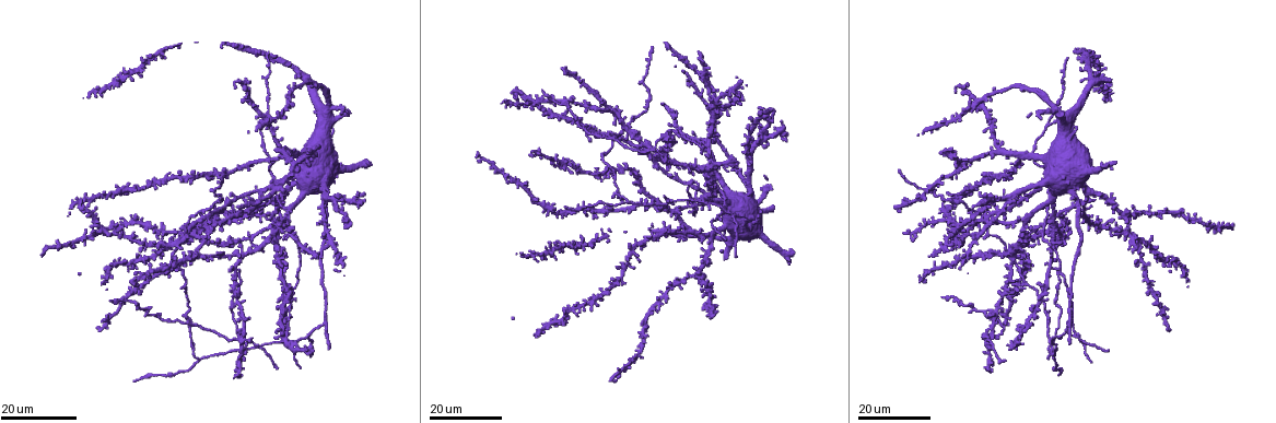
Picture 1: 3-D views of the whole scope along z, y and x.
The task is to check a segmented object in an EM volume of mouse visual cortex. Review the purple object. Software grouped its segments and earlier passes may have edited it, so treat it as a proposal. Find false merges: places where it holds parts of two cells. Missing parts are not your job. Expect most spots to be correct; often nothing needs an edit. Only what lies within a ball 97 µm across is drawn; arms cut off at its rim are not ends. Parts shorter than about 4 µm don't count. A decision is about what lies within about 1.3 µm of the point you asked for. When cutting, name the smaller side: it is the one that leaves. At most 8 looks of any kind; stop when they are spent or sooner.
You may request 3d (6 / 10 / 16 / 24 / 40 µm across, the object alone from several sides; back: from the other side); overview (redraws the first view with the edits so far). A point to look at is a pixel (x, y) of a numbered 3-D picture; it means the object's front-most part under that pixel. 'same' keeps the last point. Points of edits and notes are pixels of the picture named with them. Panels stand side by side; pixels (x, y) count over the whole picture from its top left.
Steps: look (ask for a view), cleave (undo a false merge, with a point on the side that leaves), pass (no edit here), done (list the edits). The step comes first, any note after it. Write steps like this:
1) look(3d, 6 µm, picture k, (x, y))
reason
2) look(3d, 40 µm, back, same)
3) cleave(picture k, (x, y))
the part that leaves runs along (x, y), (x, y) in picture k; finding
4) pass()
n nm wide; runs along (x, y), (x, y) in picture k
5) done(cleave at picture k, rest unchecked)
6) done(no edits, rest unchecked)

look(3d, 16 µm, picture 1, (242, 341))
three-way junction

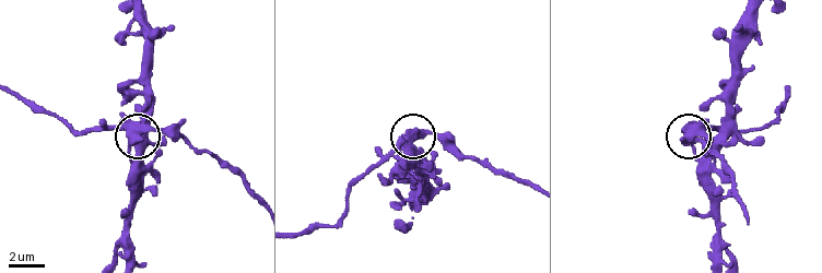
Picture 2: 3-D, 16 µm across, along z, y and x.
look(3d, 10 µm, picture 2, (140, 129))

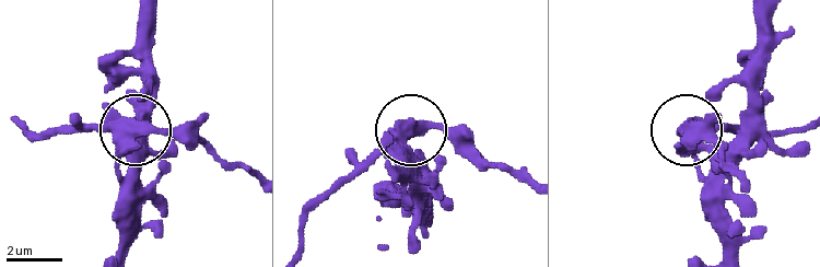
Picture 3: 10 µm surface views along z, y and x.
pass()
3 arms; all the same cell

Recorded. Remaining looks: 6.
look(3d, 24 µm, picture 1, (283, 207))

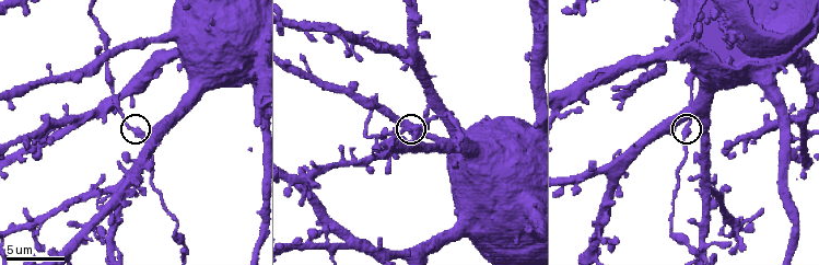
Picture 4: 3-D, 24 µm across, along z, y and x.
look(3d, 10 µm, picture 4, (685, 135))

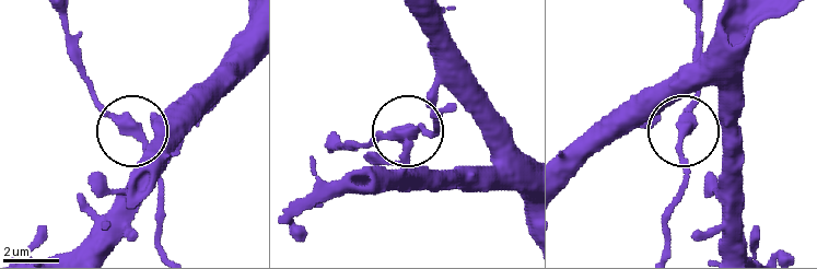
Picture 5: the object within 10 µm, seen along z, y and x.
pass()
3 arms; all the same cell

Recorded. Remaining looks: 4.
look(3d, 16 µm, picture 1, (307, 336))
branch point

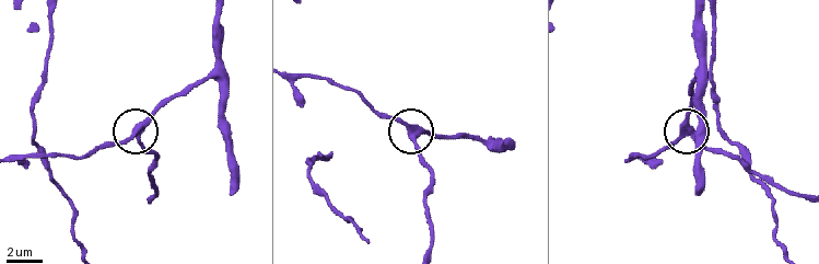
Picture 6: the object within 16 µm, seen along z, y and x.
look(3d, 6 µm, picture 6, (134, 132))
closer look

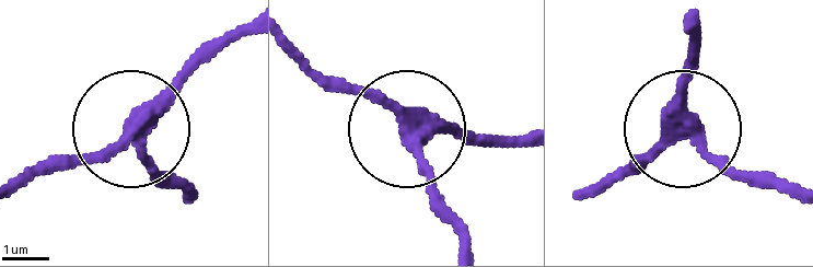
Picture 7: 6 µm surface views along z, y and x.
pass()
3 arms; runs along (694, 20), (683, 117), (761, 184) in picture 7; all the same cell

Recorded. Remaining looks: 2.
look(3d, 24 µm, picture 1, (200, 358))
side arm on a straight run

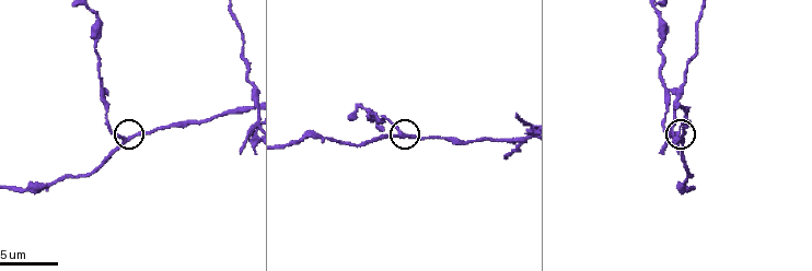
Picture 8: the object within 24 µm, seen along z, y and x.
look(3d, 6 µm, picture 8, (401, 134))

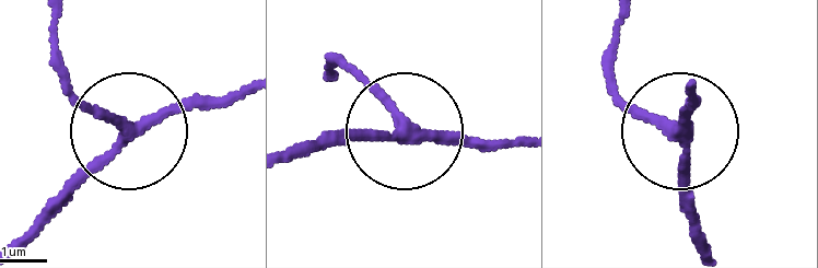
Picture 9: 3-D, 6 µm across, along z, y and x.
pass()
runs along (696, 83), (684, 142), (696, 244) in picture 9; continuous, no second cell

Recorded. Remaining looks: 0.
done(no edits, rest unchecked)

